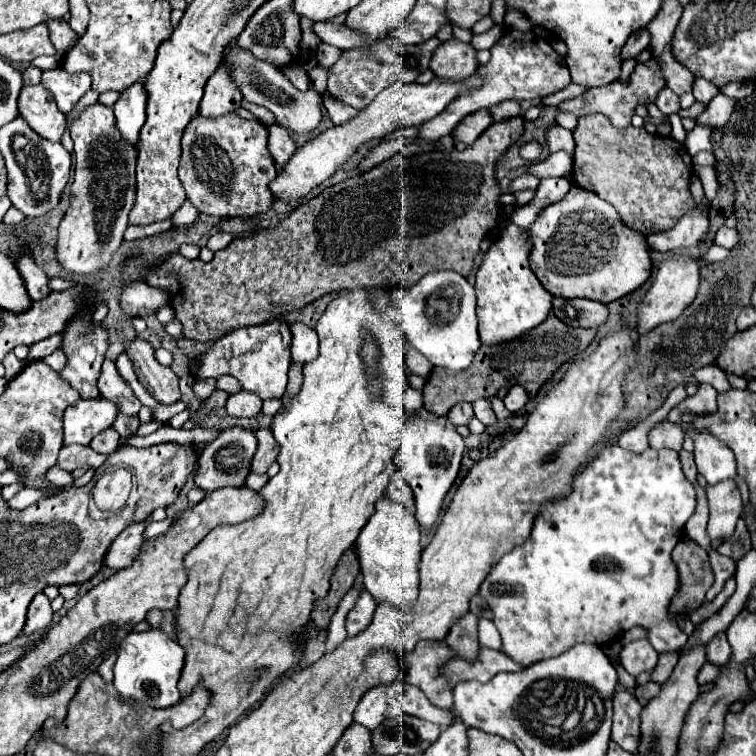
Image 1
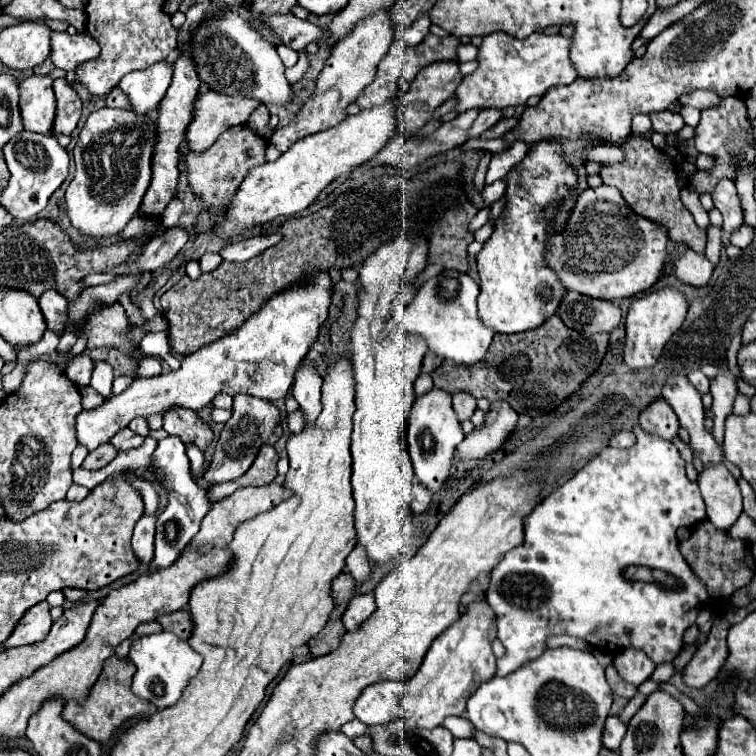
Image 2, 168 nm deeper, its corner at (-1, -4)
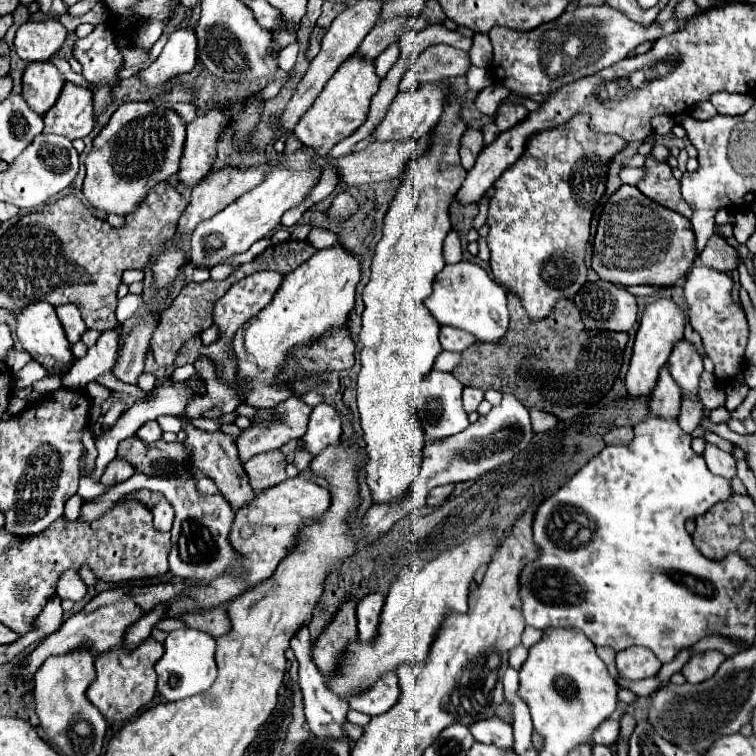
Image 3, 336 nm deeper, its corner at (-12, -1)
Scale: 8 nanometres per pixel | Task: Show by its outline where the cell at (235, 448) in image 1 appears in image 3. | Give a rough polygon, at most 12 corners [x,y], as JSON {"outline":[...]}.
{"outline":[[290,397],[258,409],[238,439],[240,463],[306,433],[310,407]]}

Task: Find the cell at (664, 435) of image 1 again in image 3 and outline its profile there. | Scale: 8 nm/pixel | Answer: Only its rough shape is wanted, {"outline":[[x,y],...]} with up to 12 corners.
{"outline":[[664,367],[648,409],[662,419],[678,419],[680,387]]}

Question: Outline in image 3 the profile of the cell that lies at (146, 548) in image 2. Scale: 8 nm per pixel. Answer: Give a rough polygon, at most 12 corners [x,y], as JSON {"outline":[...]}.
{"outline":[[166,499],[152,507],[154,529],[170,531],[172,505]]}

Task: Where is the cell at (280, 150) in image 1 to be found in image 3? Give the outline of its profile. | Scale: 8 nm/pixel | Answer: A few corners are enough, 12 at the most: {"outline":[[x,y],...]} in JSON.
{"outline":[[348,57],[294,127],[322,153],[352,135],[380,89],[374,61]]}

